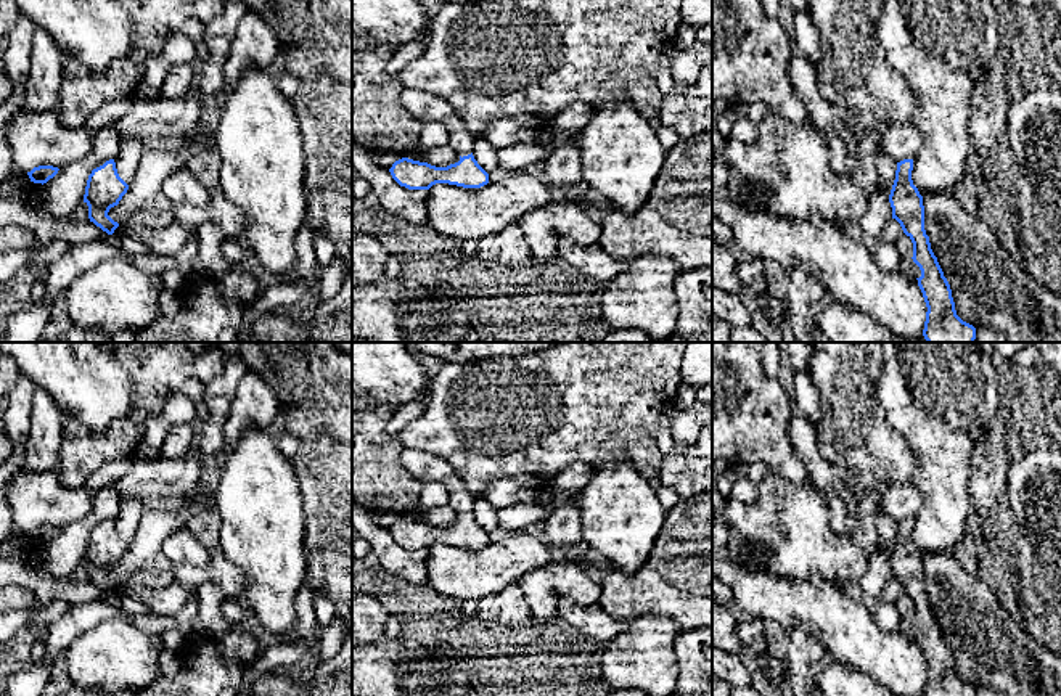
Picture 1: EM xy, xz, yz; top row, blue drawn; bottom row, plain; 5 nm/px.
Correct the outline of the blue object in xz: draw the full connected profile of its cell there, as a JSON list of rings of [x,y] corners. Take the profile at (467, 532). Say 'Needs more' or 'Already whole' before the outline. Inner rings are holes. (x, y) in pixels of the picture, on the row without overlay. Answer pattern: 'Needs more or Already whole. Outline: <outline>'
Needs more. Outline: [[[460,476],[445,481],[450,493],[450,506],[460,521],[447,527],[436,527],[428,522],[402,518],[389,529],[392,538],[408,550],[429,550],[436,543],[449,543],[463,548],[481,548],[489,543],[489,534],[473,516],[474,493]]]

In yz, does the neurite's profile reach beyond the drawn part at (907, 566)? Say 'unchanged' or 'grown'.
unchanged

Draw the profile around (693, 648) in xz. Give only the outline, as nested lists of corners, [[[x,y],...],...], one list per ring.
[[[712,627],[680,630],[674,640],[677,696],[712,696]]]

